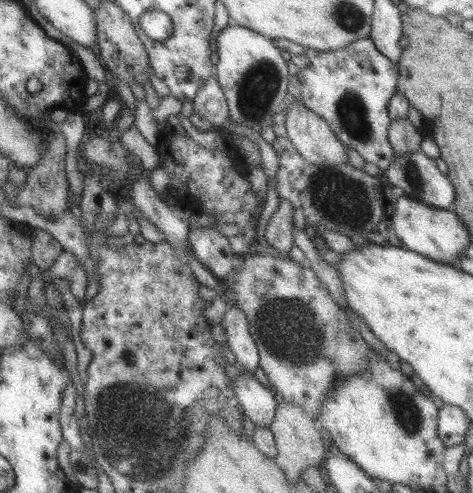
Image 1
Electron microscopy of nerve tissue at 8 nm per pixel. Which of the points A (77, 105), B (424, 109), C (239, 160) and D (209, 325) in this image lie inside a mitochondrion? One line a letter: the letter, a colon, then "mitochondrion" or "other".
A: other
B: other
C: other
D: other

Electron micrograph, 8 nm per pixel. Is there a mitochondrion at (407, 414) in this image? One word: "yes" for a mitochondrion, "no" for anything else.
yes

